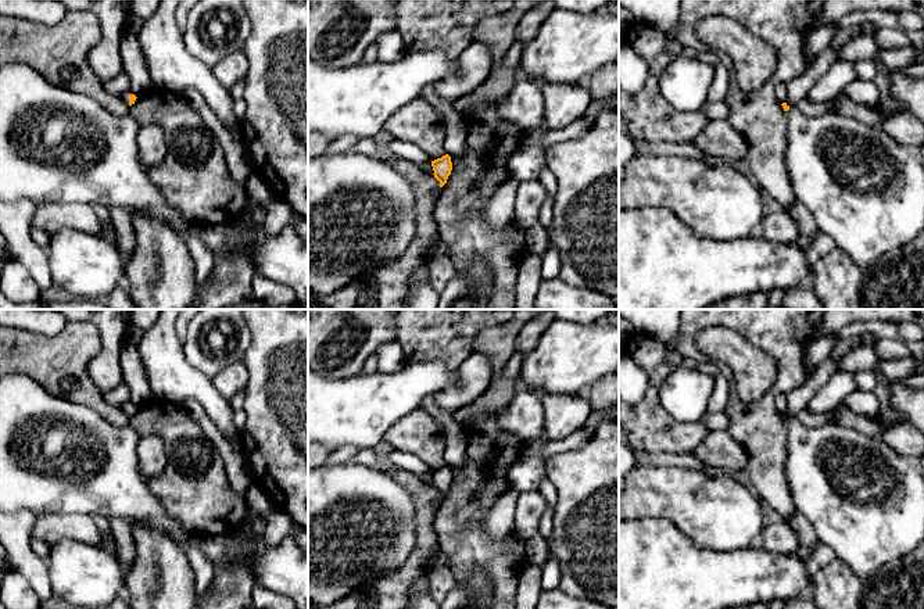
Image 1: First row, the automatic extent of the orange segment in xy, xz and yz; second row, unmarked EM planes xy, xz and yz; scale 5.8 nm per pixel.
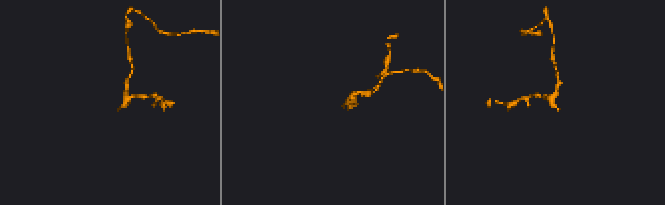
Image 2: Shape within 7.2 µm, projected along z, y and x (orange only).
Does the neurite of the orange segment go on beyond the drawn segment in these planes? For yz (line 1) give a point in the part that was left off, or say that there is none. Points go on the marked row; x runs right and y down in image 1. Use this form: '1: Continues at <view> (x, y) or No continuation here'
1: Continues at yz (865, 190)

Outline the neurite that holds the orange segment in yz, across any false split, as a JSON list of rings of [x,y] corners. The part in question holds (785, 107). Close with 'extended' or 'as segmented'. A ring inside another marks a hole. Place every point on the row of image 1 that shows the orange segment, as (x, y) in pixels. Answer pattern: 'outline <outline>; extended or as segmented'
outline [[[781,105],[787,117],[791,187],[837,248],[867,268],[924,232],[924,164],[918,148],[907,148],[878,126],[839,112],[806,117],[795,105]]]; extended

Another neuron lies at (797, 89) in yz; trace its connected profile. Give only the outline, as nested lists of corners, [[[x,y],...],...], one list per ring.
[[[839,28],[831,43],[814,58],[813,65],[801,76],[785,83],[787,105],[792,107],[805,98],[817,79],[837,61],[839,49],[857,35],[859,32],[856,29]]]

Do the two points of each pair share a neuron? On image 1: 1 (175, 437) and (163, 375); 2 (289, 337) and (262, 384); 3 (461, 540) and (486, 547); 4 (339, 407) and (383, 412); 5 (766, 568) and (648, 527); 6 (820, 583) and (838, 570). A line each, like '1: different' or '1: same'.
1: different
2: same
3: same
4: same
5: same
6: same

